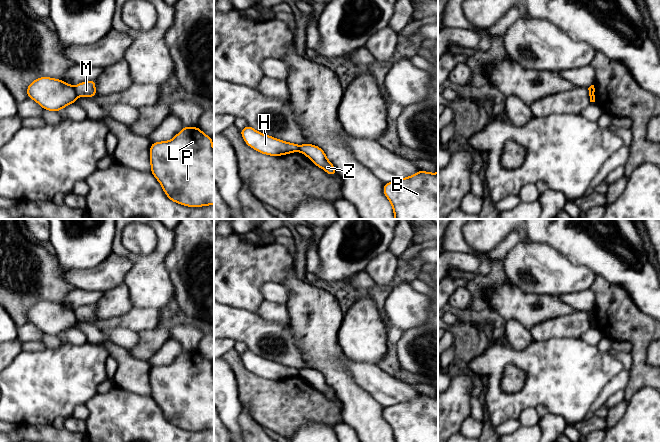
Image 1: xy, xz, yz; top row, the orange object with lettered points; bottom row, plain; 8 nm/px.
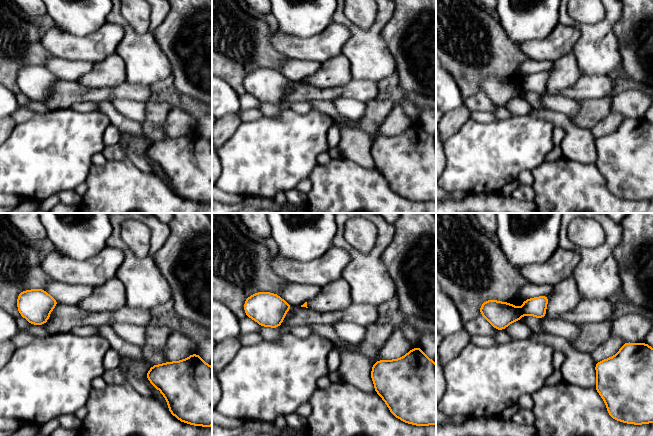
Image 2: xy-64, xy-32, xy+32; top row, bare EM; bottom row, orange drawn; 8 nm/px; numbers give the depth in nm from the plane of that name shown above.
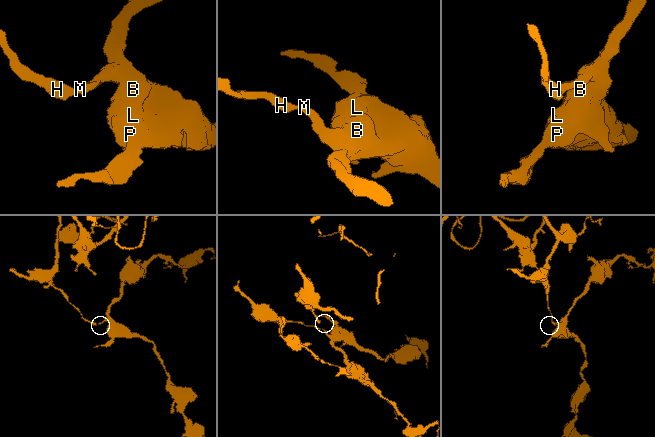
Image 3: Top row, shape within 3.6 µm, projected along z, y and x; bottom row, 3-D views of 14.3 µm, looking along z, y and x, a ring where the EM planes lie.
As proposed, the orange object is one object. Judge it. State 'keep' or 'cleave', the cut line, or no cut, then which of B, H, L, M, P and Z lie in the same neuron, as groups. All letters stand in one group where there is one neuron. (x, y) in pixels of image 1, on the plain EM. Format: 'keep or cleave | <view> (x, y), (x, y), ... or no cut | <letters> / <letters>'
cleave | xy (73, 311), (77, 318) | B L M P Z / H

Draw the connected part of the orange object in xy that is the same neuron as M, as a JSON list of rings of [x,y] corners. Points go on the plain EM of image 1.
[[[96,304],[82,306],[77,308],[74,313],[78,320],[81,321],[94,321],[97,319],[95,314]]]

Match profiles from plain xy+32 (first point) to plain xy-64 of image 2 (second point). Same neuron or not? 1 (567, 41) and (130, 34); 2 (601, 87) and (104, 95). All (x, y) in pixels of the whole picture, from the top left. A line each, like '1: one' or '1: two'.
1: two
2: one

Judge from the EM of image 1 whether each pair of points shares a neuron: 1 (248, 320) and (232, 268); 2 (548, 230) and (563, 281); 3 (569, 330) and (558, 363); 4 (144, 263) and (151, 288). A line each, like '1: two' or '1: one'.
1: two
2: two
3: two
4: one

